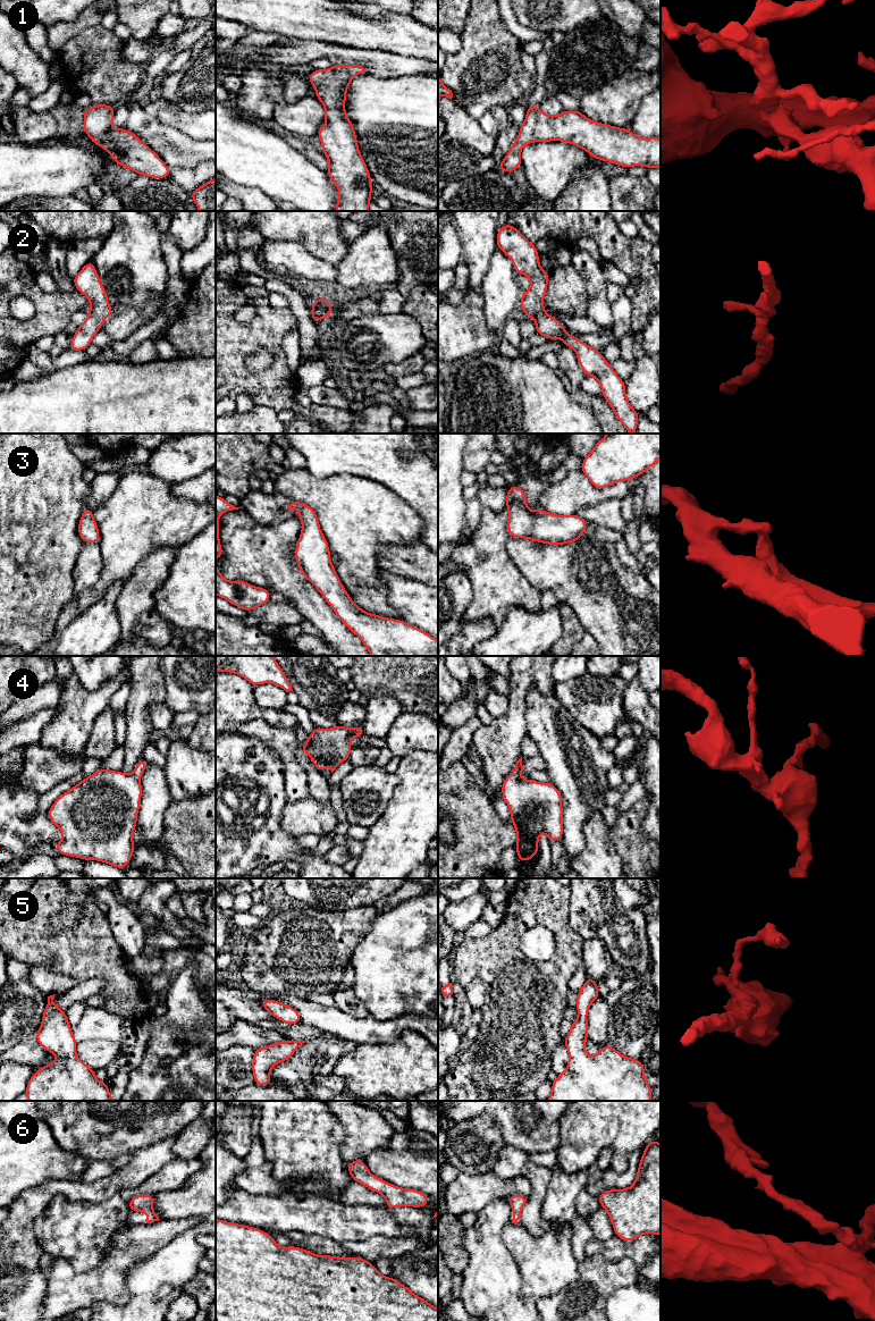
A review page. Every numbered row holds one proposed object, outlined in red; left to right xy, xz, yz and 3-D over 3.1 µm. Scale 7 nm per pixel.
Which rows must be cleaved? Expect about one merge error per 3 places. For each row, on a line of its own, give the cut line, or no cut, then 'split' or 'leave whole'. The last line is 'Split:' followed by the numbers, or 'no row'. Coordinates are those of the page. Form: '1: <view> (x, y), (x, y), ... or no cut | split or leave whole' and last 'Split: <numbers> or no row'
1: no cut | leave whole
2: no cut | leave whole
3: no cut | leave whole
4: no cut | leave whole
5: no cut | leave whole
6: no cut | leave whole
Split: no row

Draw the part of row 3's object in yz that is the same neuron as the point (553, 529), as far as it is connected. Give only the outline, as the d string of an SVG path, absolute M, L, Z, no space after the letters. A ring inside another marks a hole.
M518 485L506 491L506 508L507 532L514 538L561 546L579 541L588 527L588 522L578 514L557 515L540 507L531 512L528 508L525 493Z

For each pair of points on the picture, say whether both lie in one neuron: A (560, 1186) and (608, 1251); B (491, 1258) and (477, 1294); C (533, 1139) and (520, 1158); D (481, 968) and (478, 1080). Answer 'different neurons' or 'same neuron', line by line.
A: different neurons
B: same neuron
C: different neurons
D: same neuron

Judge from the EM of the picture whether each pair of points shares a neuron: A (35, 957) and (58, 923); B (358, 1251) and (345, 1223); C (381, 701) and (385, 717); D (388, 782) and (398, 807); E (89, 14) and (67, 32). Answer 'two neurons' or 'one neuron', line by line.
A: two neurons
B: two neurons
C: one neuron
D: two neurons
E: one neuron

